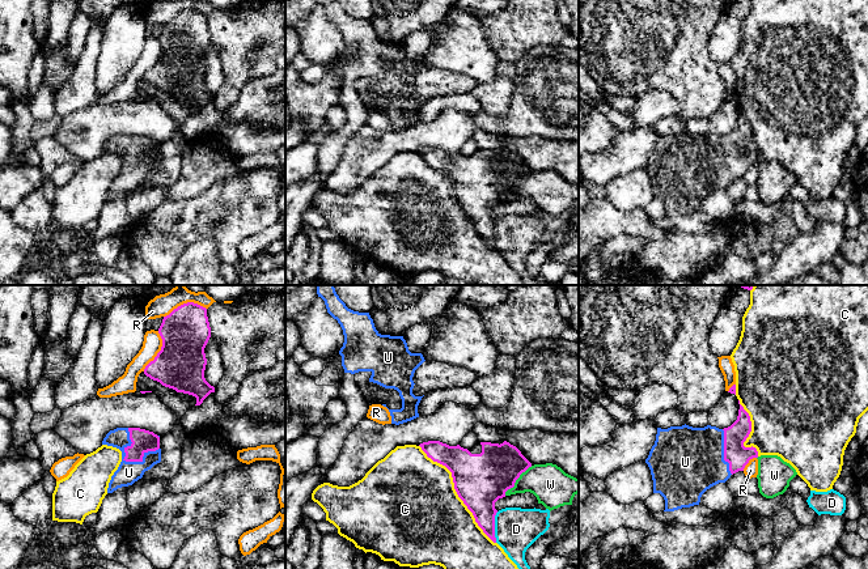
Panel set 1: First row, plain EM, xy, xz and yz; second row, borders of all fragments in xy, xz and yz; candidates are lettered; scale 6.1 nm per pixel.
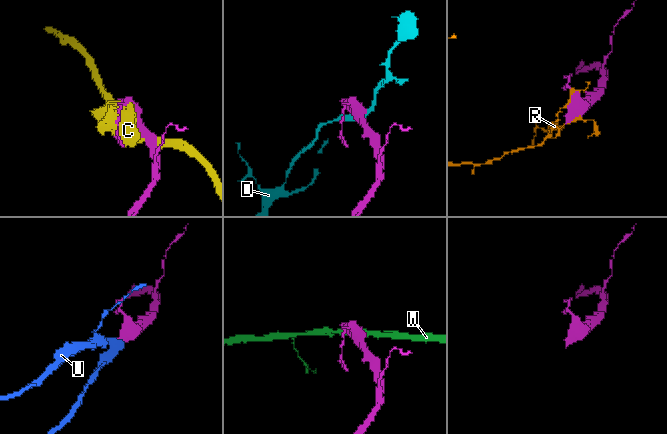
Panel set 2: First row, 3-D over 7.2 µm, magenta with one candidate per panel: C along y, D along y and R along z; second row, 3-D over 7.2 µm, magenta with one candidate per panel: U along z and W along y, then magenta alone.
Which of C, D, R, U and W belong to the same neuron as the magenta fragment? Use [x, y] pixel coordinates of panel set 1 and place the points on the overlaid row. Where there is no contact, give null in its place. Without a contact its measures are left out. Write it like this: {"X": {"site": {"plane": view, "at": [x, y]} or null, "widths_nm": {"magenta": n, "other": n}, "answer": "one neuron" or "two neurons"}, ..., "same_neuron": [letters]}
{"C": {"site": {"plane": "xz", "at": [456, 491]}, "widths_nm": {"magenta": 320, "other": 500}, "answer": "two neurons"}, "D": {"site": {"plane": "xz", "at": [494, 527]}, "widths_nm": {"magenta": 240, "other": 260}, "answer": "two neurons"}, "R": {"site": {"plane": "xy", "at": [185, 304]}, "widths_nm": {"magenta": 300, "other": 140}, "answer": "two neurons"}, "U": {"site": {"plane": "xy", "at": [127, 461]}, "widths_nm": {"magenta": 140, "other": 140}, "answer": "one neuron"}, "W": {"site": {"plane": "xz", "at": [516, 479]}, "widths_nm": {"magenta": 320, "other": 240}, "answer": "two neurons"}, "same_neuron": ["U"]}

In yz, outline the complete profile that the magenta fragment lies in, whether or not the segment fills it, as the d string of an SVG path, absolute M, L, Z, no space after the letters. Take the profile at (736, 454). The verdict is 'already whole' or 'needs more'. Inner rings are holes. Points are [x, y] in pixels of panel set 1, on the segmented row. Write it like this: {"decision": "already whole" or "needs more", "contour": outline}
{"decision": "needs more", "contour": "M740 404L737 420L728 428L719 429L707 425L704 428L693 428L689 425L670 426L668 429L657 428L656 441L652 446L645 463L648 464L653 480L653 493L660 493L665 500L664 511L674 511L682 508L699 505L702 494L711 487L725 483L733 474L744 471L750 459L758 458L755 447L745 447L744 442L751 432L749 413Z"}

